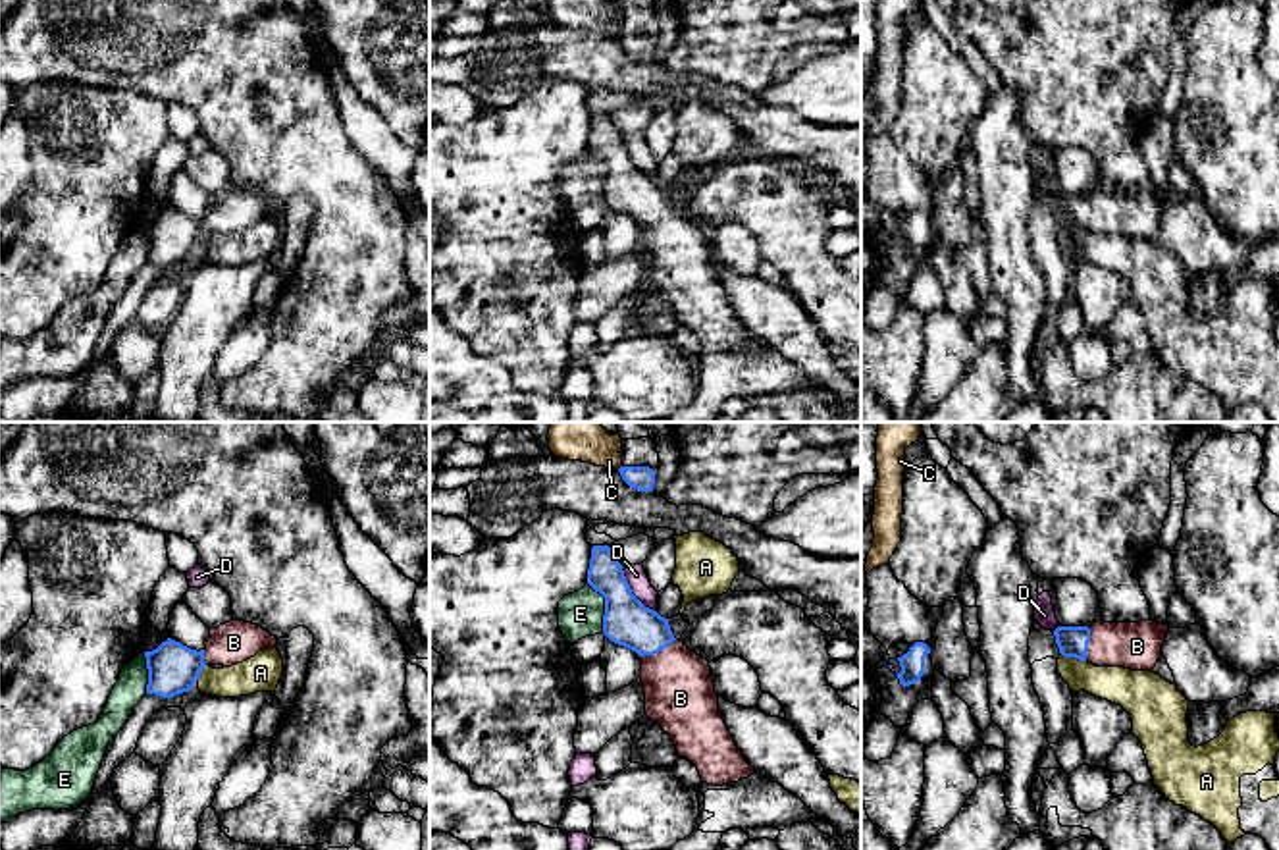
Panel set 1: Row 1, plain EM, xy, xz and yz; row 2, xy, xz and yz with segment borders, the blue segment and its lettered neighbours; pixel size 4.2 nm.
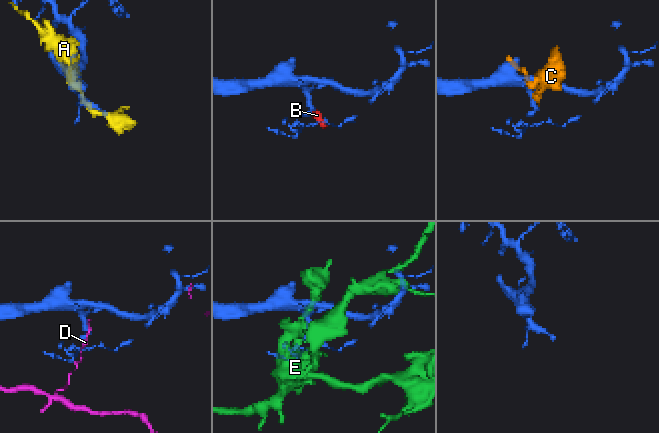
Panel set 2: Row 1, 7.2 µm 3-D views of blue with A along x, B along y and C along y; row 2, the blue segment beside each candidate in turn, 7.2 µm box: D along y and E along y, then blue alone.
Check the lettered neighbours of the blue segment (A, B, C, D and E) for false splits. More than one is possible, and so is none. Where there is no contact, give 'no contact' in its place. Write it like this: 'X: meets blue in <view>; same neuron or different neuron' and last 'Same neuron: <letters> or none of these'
A: meets blue in yz; different neuron
B: meets blue in xz; same neuron
C: no contact; different neuron
D: meets blue in xz; different neuron
E: meets blue in xz; different neuron
Same neuron: B

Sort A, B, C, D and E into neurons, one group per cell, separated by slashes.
A / B / C / D / E

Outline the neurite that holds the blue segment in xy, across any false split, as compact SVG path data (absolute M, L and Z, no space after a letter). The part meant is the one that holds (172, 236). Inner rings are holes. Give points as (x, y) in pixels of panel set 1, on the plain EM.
M229 189L212 197L208 212L200 220L168 206L156 218L144 220L146 262L173 266L189 260L206 233L231 235L272 216L277 216L277 206L245 189Z

